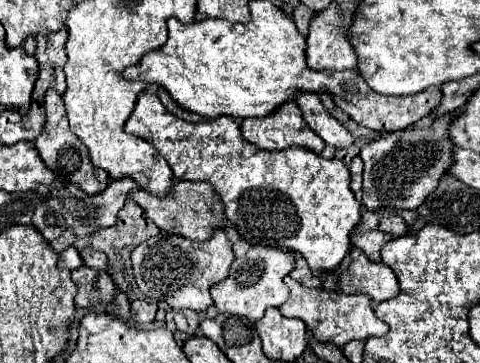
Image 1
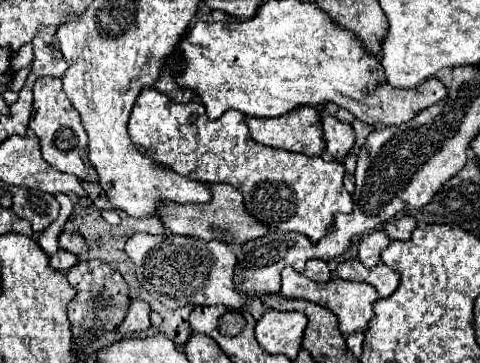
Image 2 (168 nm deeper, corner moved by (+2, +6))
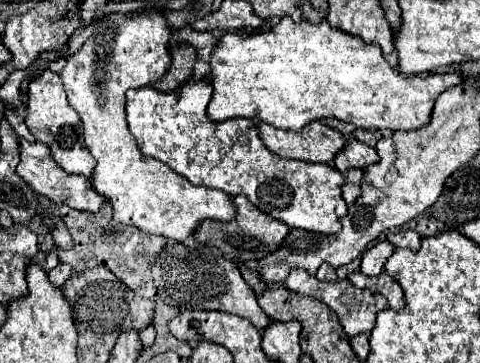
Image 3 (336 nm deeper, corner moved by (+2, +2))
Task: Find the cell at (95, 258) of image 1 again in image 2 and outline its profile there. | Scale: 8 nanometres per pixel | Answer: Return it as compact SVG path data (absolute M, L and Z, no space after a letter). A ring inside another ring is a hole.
M62 233L58 243L60 243L62 249L66 249L66 251L78 255L78 257L88 251L88 245L86 245L86 241L84 241L84 237L80 233Z

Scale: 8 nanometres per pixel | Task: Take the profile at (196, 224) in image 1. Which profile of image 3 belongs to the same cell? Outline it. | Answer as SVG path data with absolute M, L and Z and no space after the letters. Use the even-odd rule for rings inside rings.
M236 195L232 197L238 209L238 215L234 221L230 223L220 223L220 221L204 221L194 237L200 243L206 243L210 247L220 249L226 257L230 257L232 261L258 261L262 257L270 253L274 253L274 249L278 249L278 245L282 245L282 241L286 239L286 235L290 233L290 227L278 219L272 219L268 215L264 215L262 211L258 211L244 195Z

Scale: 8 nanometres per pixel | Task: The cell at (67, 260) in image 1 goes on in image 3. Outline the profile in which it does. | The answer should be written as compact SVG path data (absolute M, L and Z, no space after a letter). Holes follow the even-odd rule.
M60 263L60 265L54 267L52 271L48 271L50 283L52 283L54 287L62 287L70 275L72 275L72 267L66 265L66 263Z

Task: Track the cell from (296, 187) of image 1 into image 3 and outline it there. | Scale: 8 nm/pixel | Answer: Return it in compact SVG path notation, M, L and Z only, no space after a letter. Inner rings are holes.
M190 77L178 93L158 93L152 87L128 91L128 129L136 137L140 151L146 157L160 159L194 185L214 187L228 195L244 193L262 213L290 227L326 235L338 233L342 229L338 213L348 209L342 199L344 175L326 163L282 159L270 153L258 135L256 121L210 121L206 115L210 97L210 81L196 77Z

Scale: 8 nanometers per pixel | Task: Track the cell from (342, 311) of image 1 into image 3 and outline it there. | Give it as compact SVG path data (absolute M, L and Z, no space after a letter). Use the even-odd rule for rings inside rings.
M292 269L286 279L286 287L294 293L302 293L302 295L310 295L314 299L320 299L330 309L334 309L338 313L338 319L340 319L348 337L358 335L358 333L370 333L374 329L374 321L376 321L378 311L384 311L388 307L388 301L380 293L372 293L368 289L358 289L358 287L350 285L350 281L324 283L324 281L318 281L316 277L308 275L304 269Z

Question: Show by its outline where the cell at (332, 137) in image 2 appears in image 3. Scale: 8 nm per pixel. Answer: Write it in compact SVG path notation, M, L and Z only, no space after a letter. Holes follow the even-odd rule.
M348 139L346 147L334 157L334 167L340 173L346 173L352 167L366 169L366 165L372 165L372 163L378 163L378 153L356 139Z

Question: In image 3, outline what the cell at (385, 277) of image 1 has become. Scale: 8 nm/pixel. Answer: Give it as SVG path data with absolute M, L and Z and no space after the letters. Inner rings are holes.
M356 271L356 273L348 275L348 279L350 279L352 285L356 285L356 287L360 287L360 289L370 289L370 291L374 291L374 293L384 295L384 297L388 299L388 307L390 307L390 309L402 309L404 303L406 303L406 301L404 301L404 291L402 291L402 287L400 287L398 281L392 279L386 271L380 273L380 275L376 275L376 277L368 277L368 275L362 275L360 271Z

